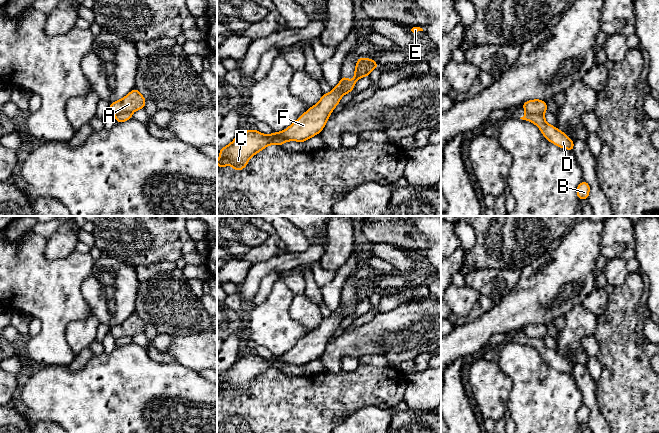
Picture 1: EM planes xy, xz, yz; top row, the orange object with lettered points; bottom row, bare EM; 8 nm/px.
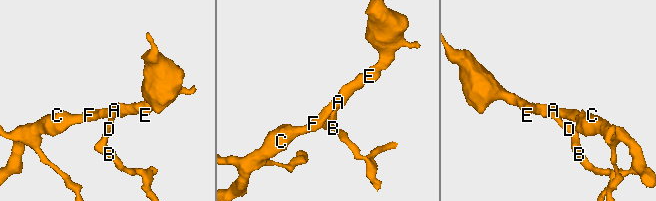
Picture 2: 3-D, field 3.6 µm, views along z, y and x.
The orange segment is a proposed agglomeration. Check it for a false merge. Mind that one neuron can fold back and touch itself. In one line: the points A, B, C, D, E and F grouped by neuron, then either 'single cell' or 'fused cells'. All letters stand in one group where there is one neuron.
A C E F / B D; fused cells

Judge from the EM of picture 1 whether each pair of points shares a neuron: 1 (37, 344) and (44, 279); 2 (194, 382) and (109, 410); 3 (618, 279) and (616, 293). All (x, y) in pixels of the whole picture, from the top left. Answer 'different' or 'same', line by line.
1: same
2: same
3: different

